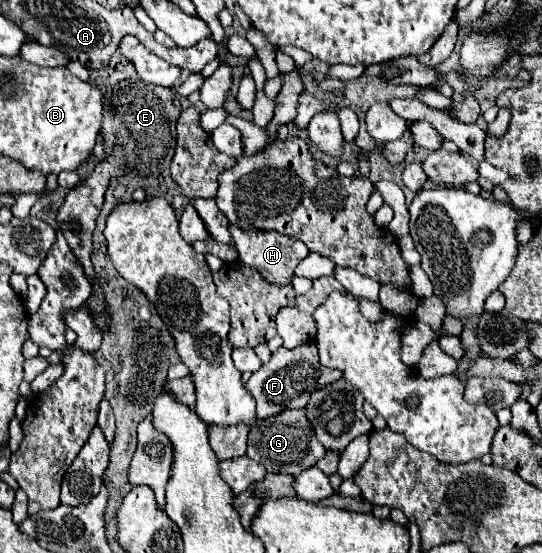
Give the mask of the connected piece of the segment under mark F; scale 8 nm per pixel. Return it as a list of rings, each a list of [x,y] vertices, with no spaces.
[[[306,343],[306,345],[300,345],[296,349],[280,347],[276,353],[272,353],[270,361],[264,363],[246,381],[246,389],[256,399],[258,419],[266,419],[266,417],[278,415],[280,411],[286,411],[286,409],[304,409],[308,405],[308,399],[310,399],[312,391],[318,391],[320,387],[326,387],[328,383],[334,383],[340,377],[342,377],[340,371],[320,365],[316,345]]]

